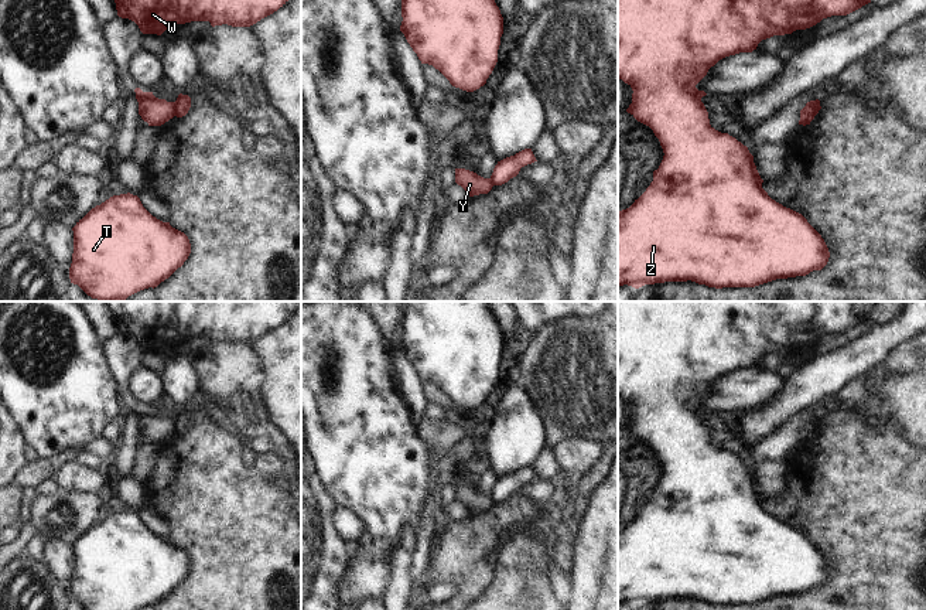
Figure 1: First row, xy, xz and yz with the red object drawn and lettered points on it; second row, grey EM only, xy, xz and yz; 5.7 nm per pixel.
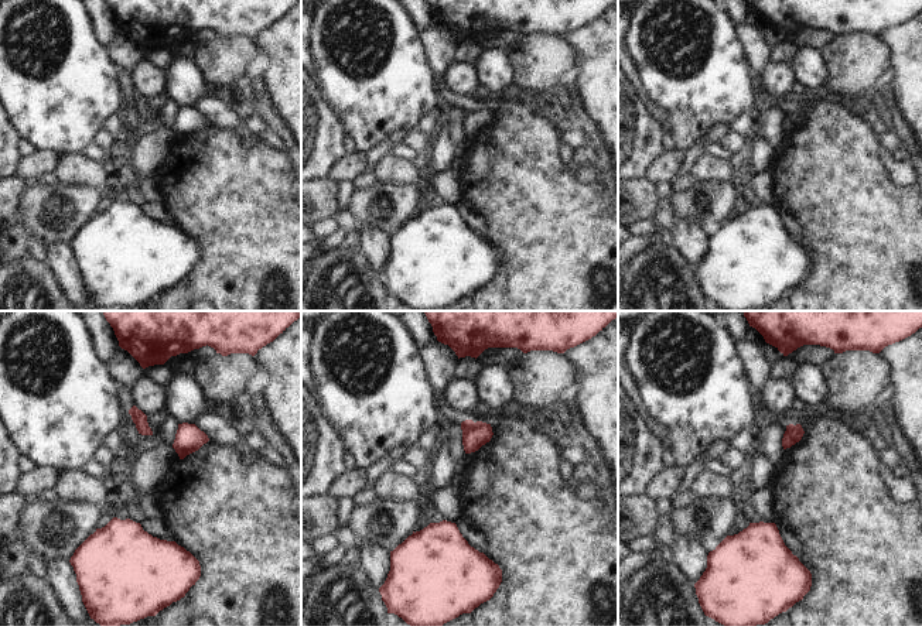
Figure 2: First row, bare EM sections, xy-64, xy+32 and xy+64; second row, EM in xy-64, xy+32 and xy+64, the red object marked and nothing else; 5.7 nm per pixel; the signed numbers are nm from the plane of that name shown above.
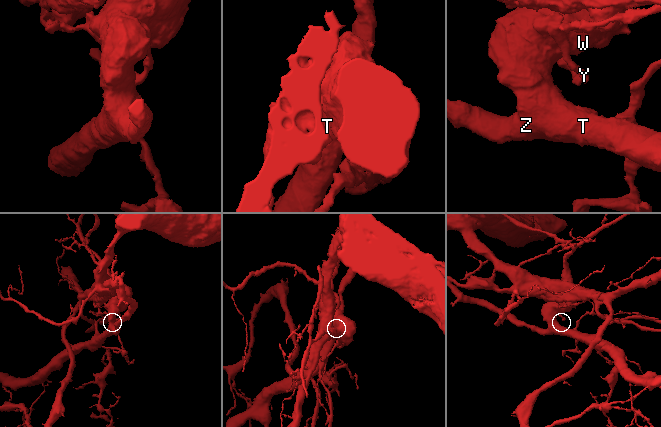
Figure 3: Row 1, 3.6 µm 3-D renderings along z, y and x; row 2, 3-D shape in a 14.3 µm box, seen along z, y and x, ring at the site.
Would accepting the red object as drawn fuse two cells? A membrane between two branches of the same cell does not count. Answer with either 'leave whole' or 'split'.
split

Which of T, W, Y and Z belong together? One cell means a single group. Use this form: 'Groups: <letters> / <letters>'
Groups: T W Z / Y

